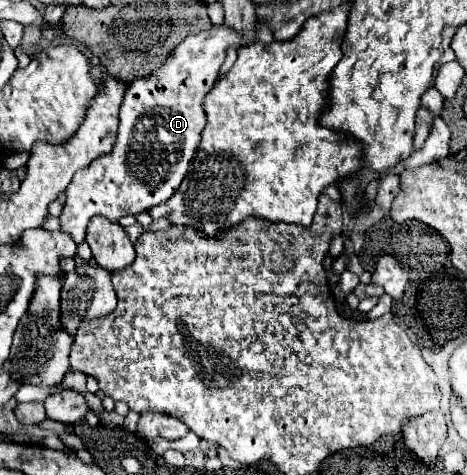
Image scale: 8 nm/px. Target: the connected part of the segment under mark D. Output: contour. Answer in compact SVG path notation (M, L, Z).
M216 25L210 31L202 31L198 35L186 37L160 69L156 69L146 79L136 79L130 83L120 107L120 129L118 129L116 147L108 155L102 155L100 159L94 159L88 167L80 169L72 177L72 183L66 189L64 209L58 219L60 219L60 229L66 231L76 245L84 243L86 229L92 217L104 215L110 221L118 221L124 215L136 215L154 205L160 205L176 193L176 189L180 187L188 171L188 163L196 153L200 133L206 125L206 113L202 107L204 97L212 89L214 81L218 79L220 67L226 61L228 47L238 49L242 45L244 45L242 33L226 25Z

